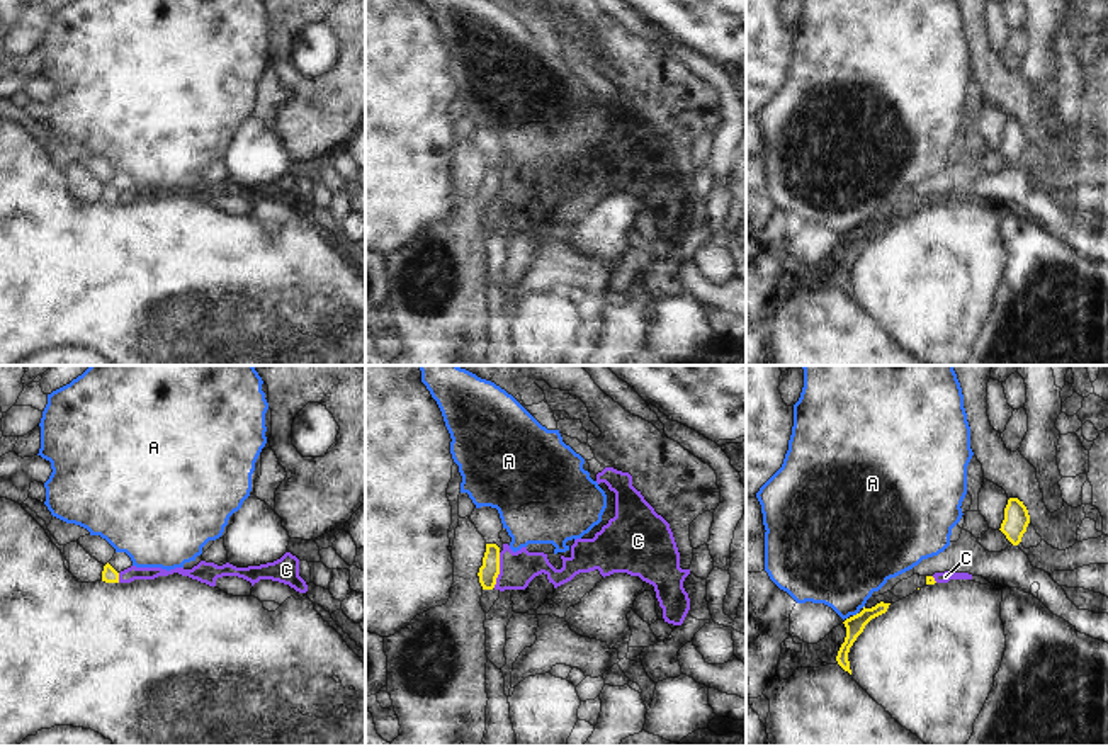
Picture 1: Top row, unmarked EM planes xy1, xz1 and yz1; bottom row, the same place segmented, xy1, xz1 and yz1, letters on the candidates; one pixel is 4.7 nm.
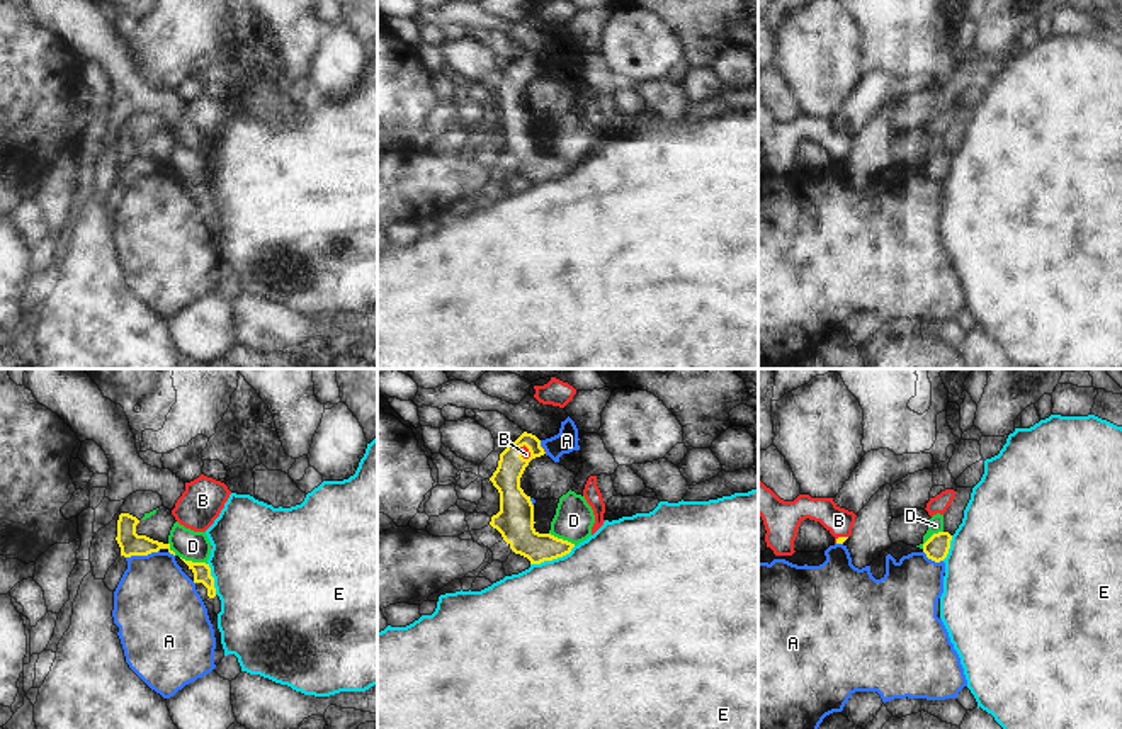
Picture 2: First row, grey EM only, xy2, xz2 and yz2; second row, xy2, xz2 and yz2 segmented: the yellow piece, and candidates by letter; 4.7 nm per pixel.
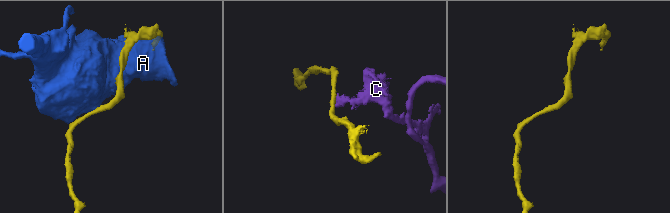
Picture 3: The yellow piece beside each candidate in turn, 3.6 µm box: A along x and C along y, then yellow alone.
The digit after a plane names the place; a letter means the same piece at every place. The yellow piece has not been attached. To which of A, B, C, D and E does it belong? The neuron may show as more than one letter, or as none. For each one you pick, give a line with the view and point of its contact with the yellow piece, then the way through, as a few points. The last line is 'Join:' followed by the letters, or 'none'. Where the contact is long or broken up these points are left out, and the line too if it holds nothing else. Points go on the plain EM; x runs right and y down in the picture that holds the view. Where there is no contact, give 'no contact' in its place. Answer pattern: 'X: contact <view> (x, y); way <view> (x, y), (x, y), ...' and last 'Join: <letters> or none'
B: contact xz2 (529, 70); way xz2 (510, 87), (529, 70), (526, 73)
Join: B

